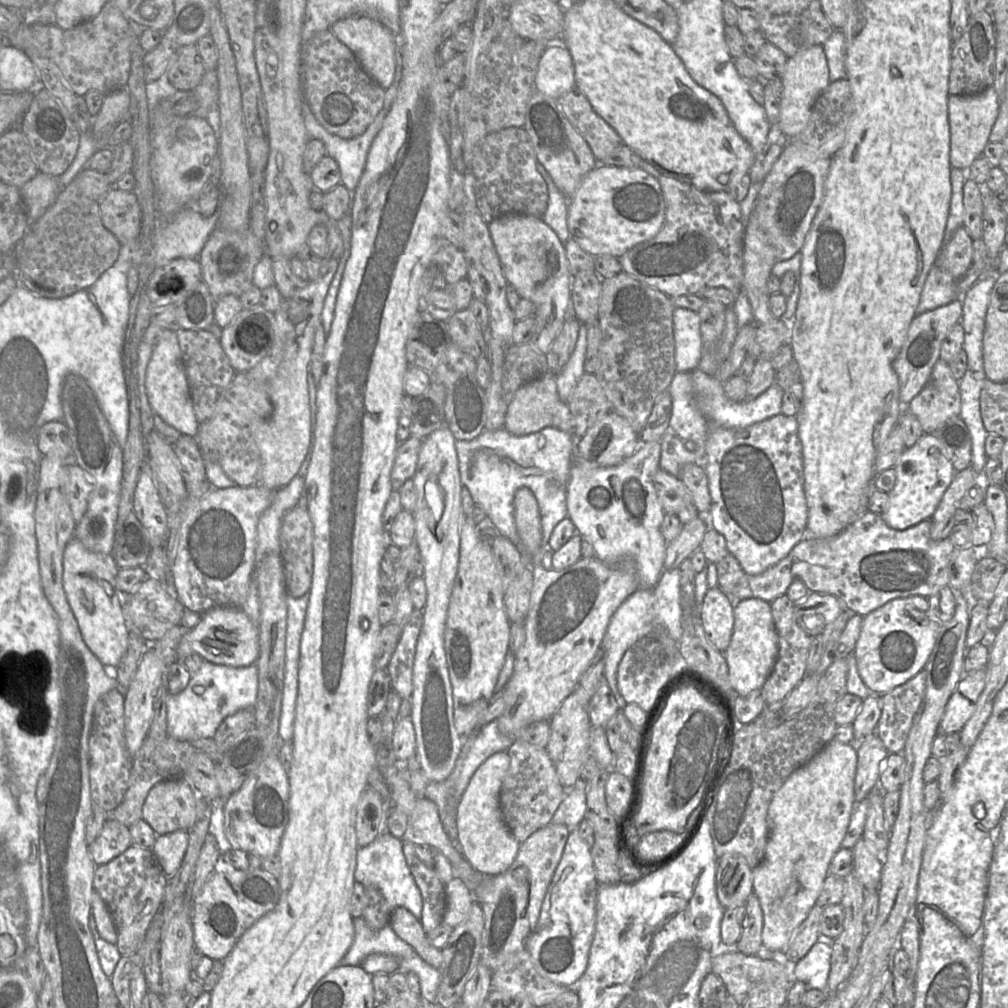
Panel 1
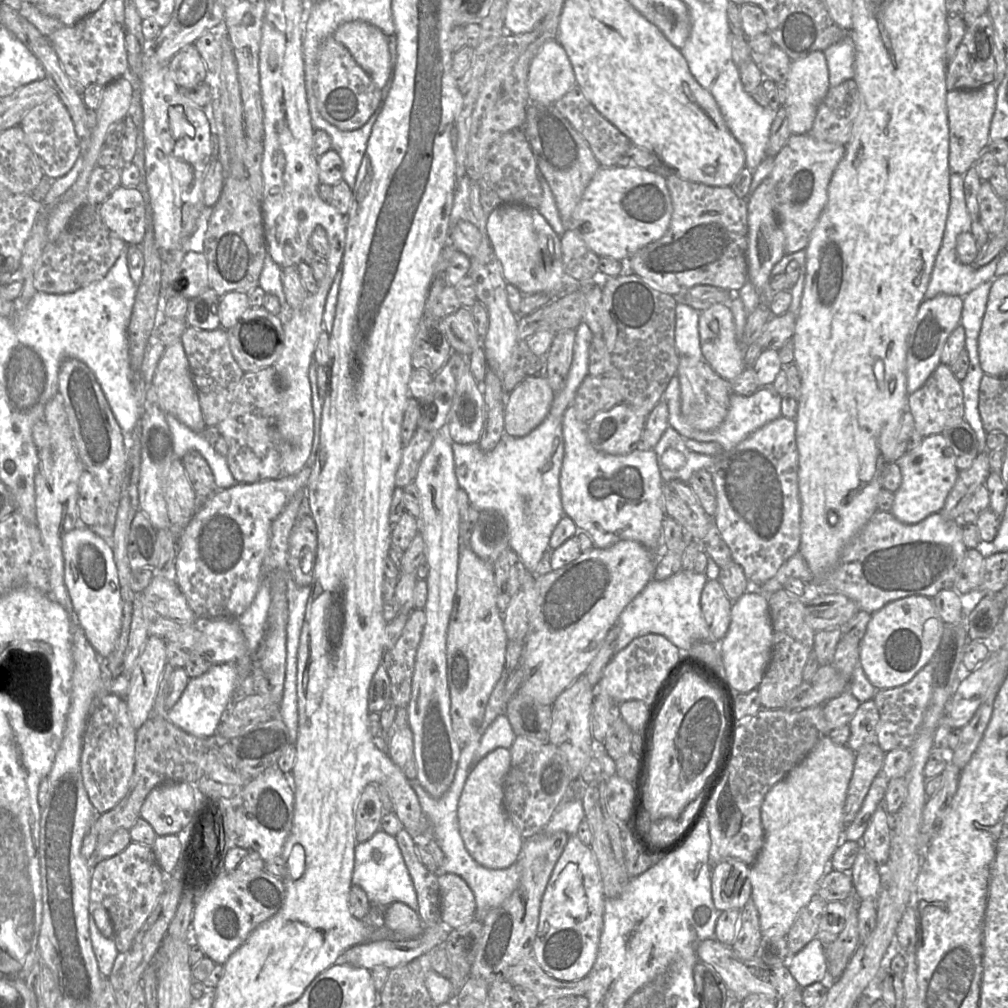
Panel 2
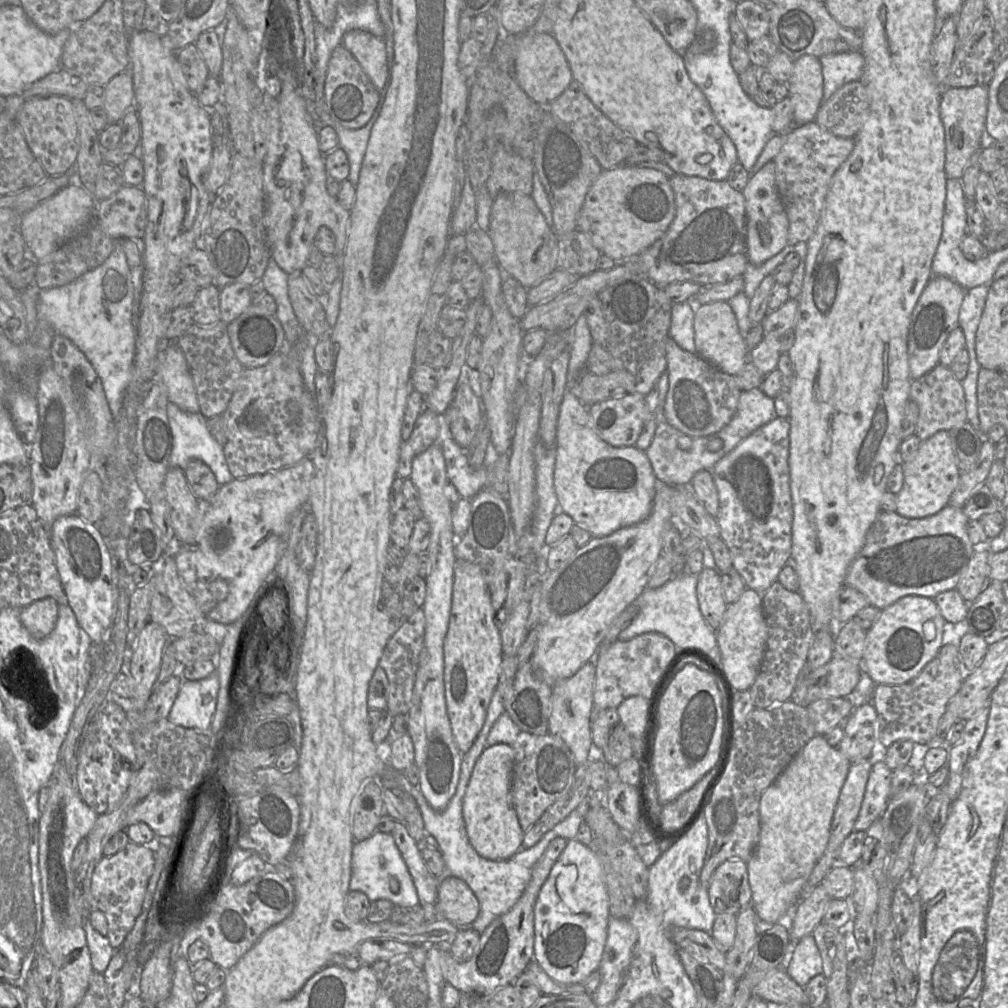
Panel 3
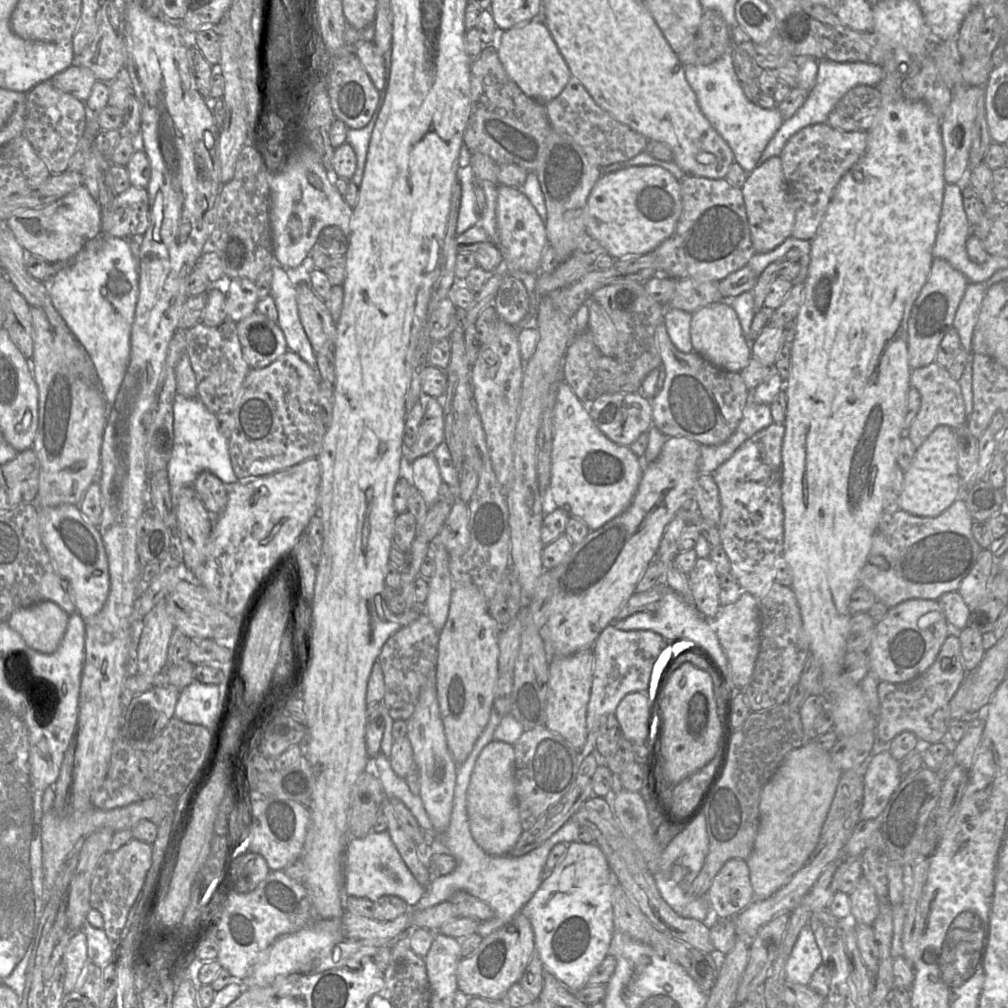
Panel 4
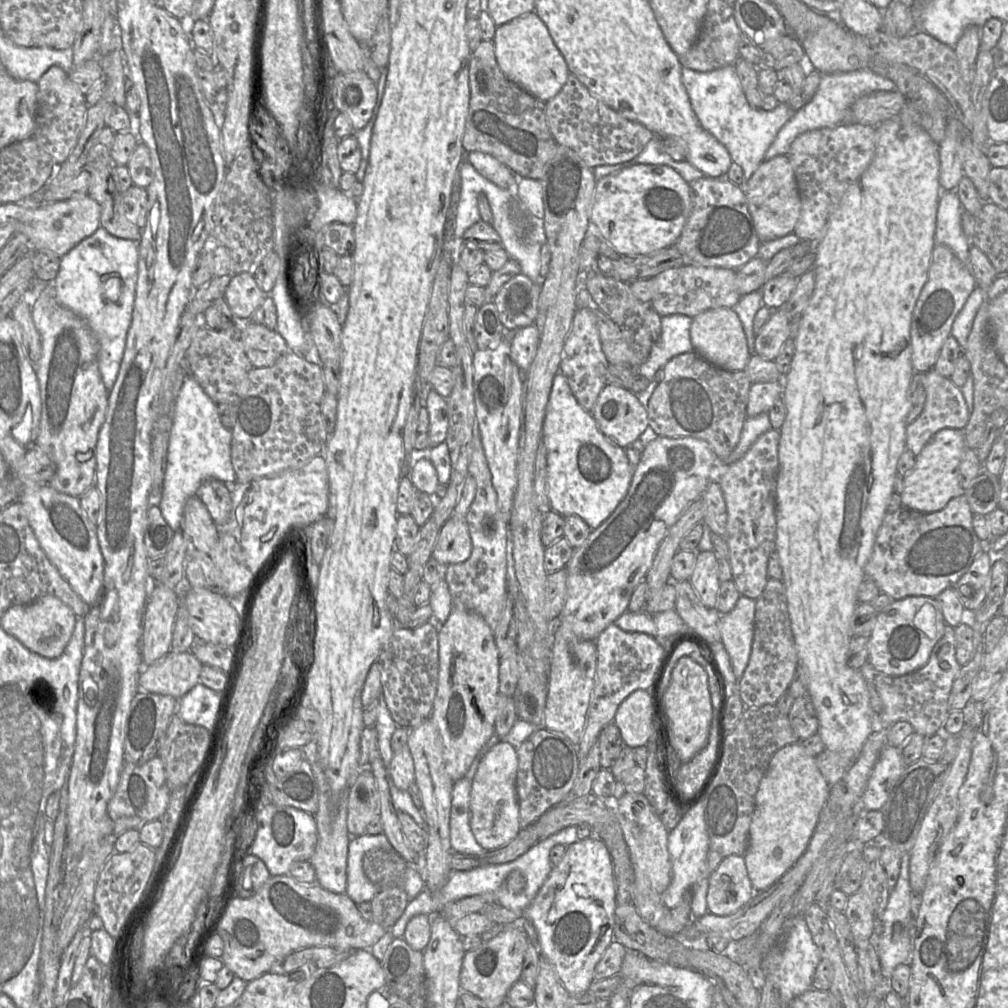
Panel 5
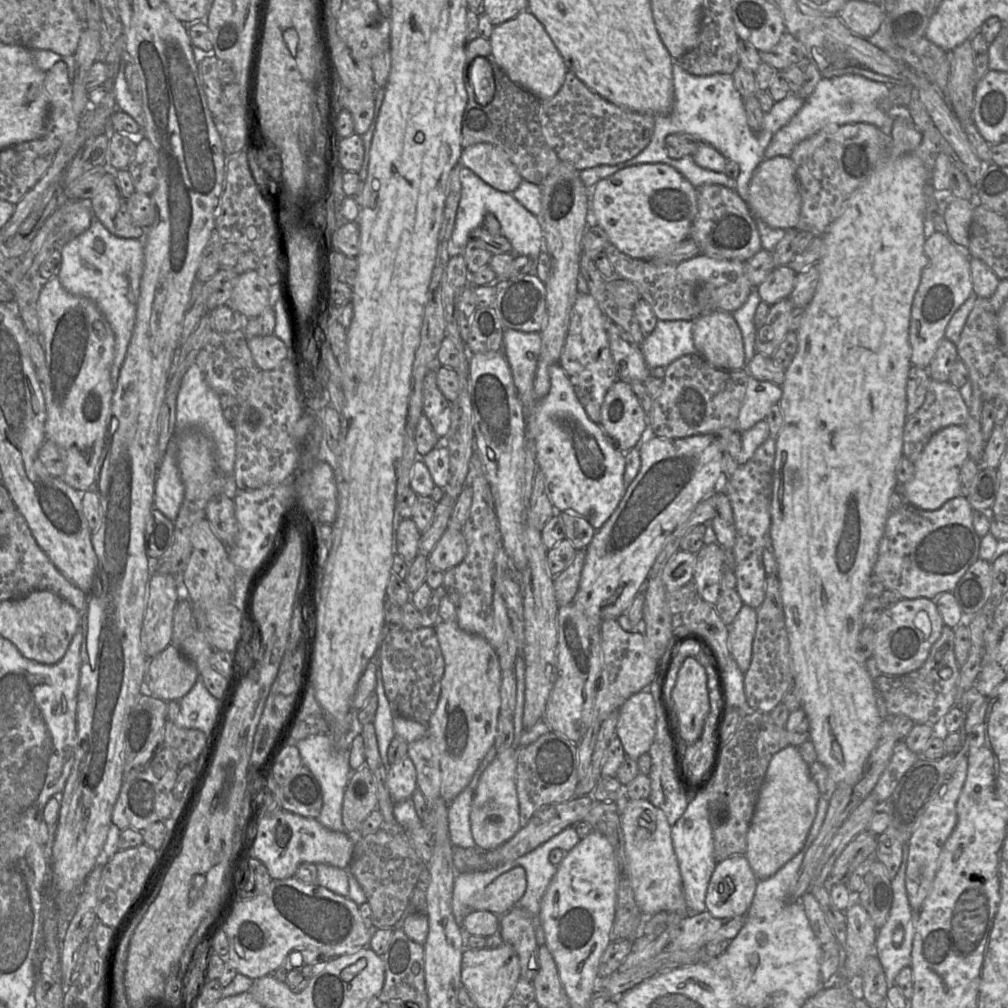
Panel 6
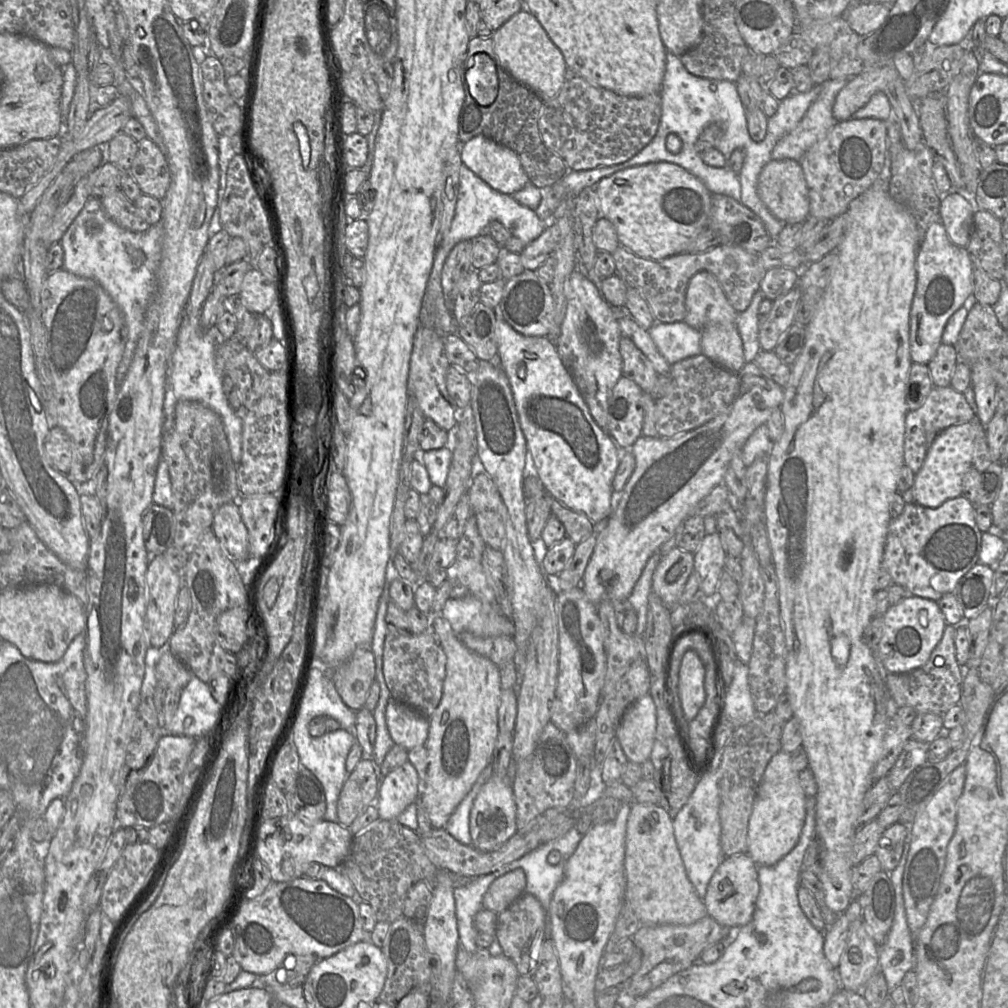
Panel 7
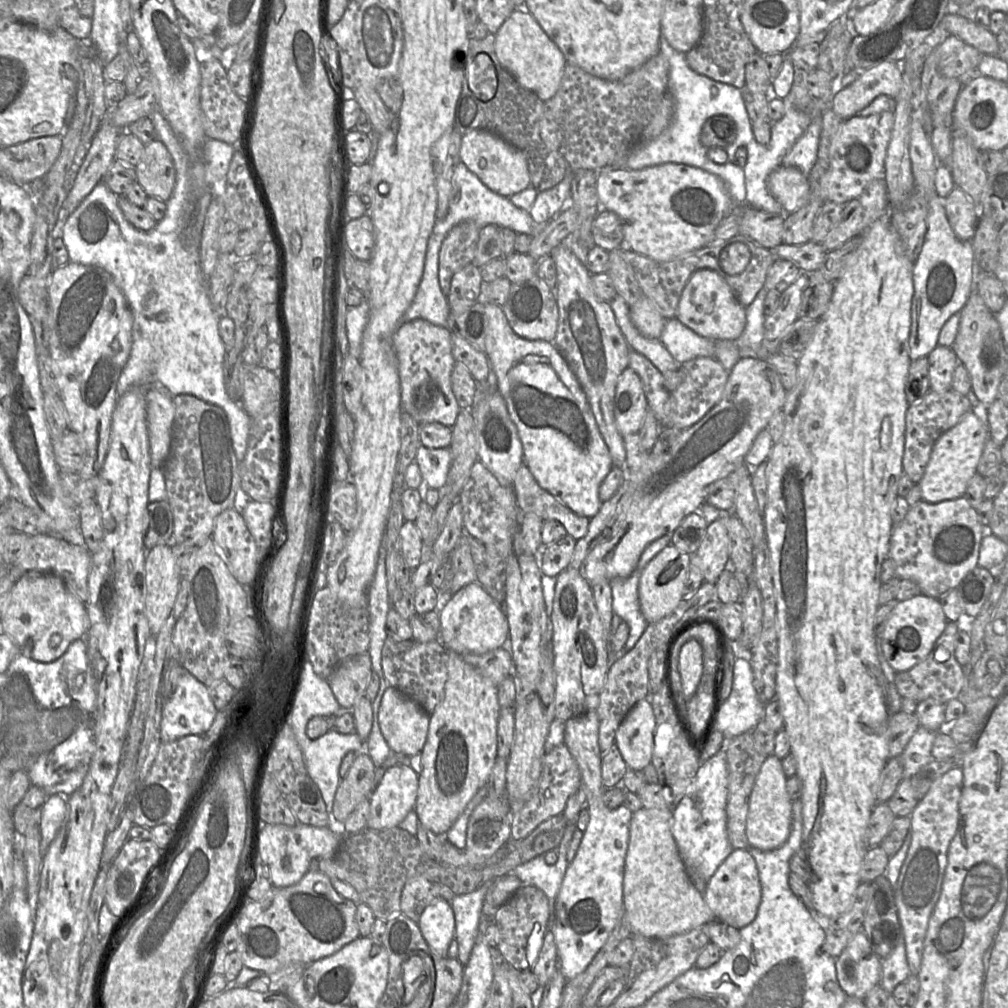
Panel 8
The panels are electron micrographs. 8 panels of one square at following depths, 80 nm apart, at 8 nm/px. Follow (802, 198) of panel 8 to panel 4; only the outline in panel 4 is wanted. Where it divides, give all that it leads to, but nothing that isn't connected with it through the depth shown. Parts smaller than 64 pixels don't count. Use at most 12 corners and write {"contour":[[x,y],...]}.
{"contour":[[780,156],[742,189],[755,253],[792,236]]}

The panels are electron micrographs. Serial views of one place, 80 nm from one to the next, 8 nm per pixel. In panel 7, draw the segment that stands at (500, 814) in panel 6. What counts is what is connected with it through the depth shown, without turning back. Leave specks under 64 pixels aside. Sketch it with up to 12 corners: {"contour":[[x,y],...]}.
{"contour":[[492,775],[470,811],[472,846],[498,849],[517,832],[507,776]]}

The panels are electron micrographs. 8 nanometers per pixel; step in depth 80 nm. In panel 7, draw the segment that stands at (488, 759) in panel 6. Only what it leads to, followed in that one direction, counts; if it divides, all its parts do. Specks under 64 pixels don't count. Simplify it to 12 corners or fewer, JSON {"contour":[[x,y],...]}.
{"contour":[[490,763],[451,814],[444,827],[454,839],[472,845],[470,811],[492,775]]}

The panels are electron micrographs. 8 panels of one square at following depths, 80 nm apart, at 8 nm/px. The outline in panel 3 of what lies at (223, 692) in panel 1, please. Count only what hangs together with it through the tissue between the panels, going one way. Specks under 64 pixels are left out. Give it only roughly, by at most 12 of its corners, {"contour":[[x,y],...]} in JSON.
{"contour":[[217,670],[184,680],[168,719],[209,730],[219,689]]}

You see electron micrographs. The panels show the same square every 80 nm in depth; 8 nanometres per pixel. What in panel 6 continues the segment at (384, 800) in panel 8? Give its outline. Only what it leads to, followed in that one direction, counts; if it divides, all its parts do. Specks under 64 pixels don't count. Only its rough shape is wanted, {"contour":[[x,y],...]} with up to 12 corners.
{"contour":[[408,755],[387,770],[386,784],[394,803],[418,788]]}

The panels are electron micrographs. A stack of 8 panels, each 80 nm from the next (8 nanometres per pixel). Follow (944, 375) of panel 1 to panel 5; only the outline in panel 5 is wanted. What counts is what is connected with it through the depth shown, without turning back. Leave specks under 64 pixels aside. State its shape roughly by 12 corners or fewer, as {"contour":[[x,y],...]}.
{"contour":[[934,369],[919,373],[921,414],[906,427],[915,456],[941,429],[963,431],[961,389]]}

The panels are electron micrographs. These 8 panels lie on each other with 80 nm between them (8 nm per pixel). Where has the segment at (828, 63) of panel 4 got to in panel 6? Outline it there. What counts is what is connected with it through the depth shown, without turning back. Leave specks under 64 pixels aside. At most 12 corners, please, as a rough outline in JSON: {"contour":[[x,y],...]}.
{"contour":[[823,78],[773,136],[765,159],[790,156],[823,129],[869,123],[890,135],[889,85]]}

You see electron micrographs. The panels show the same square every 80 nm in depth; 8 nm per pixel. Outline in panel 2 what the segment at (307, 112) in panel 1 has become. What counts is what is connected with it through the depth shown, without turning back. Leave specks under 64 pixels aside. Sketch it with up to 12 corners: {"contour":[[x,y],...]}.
{"contour":[[316,82],[305,94],[314,133],[323,130],[343,162],[342,179],[353,189],[380,112],[362,128],[342,131],[317,108]]}

